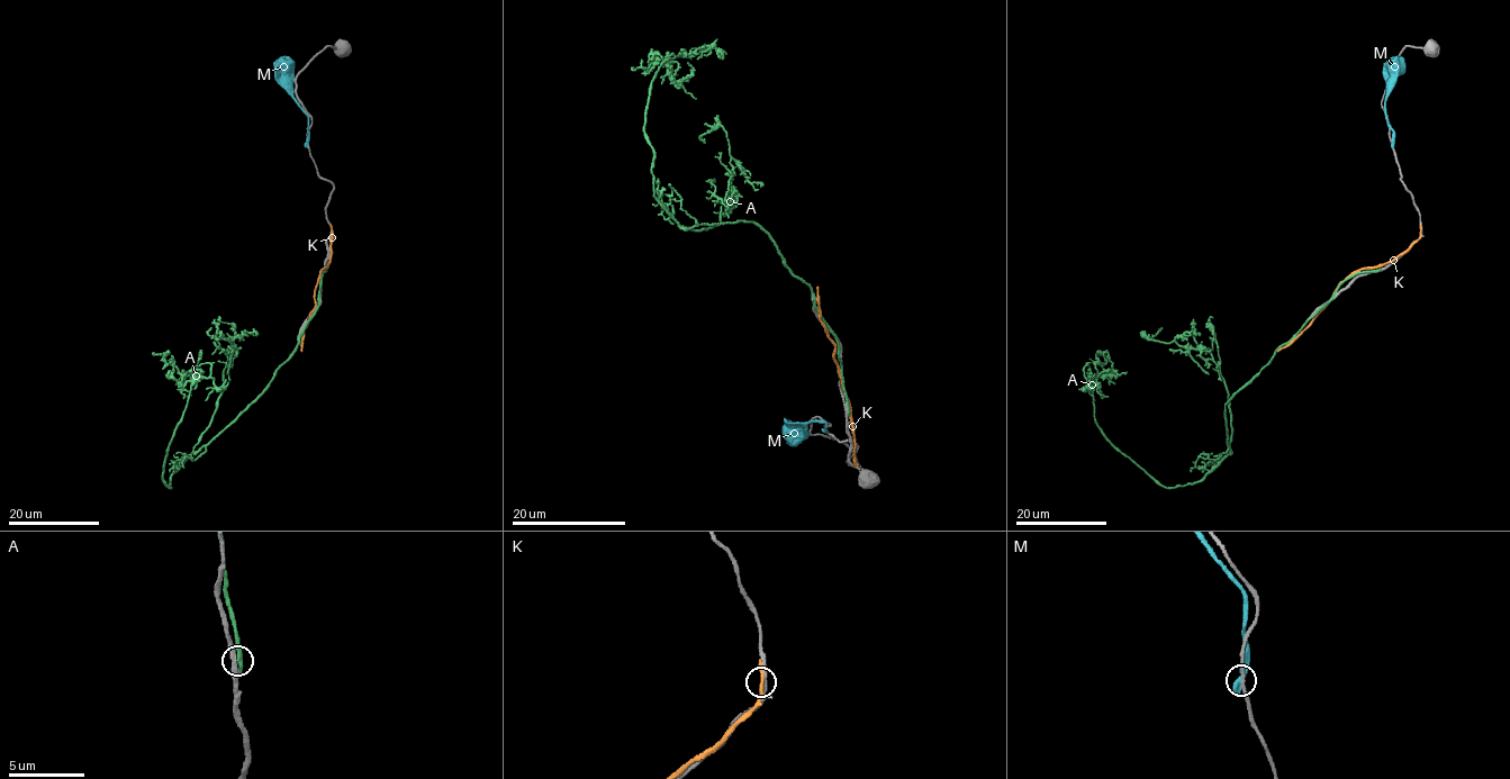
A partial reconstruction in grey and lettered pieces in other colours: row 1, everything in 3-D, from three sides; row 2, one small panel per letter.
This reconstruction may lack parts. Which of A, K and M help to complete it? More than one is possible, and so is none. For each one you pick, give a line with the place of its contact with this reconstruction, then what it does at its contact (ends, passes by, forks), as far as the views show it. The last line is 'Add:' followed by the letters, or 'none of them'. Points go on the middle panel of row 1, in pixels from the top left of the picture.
Add: none of them

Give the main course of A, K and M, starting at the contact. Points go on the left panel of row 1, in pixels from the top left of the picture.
A: (325, 272), (298, 347), (171, 476), (170, 487), (163, 465), (190, 382), (183, 386), (178, 370), (152, 353)
K: (332, 232), (329, 260), (321, 272), (315, 289), (315, 309), (304, 331), (301, 351)
M: (307, 143), (307, 114), (291, 92), (290, 79), (281, 70), (280, 57)

